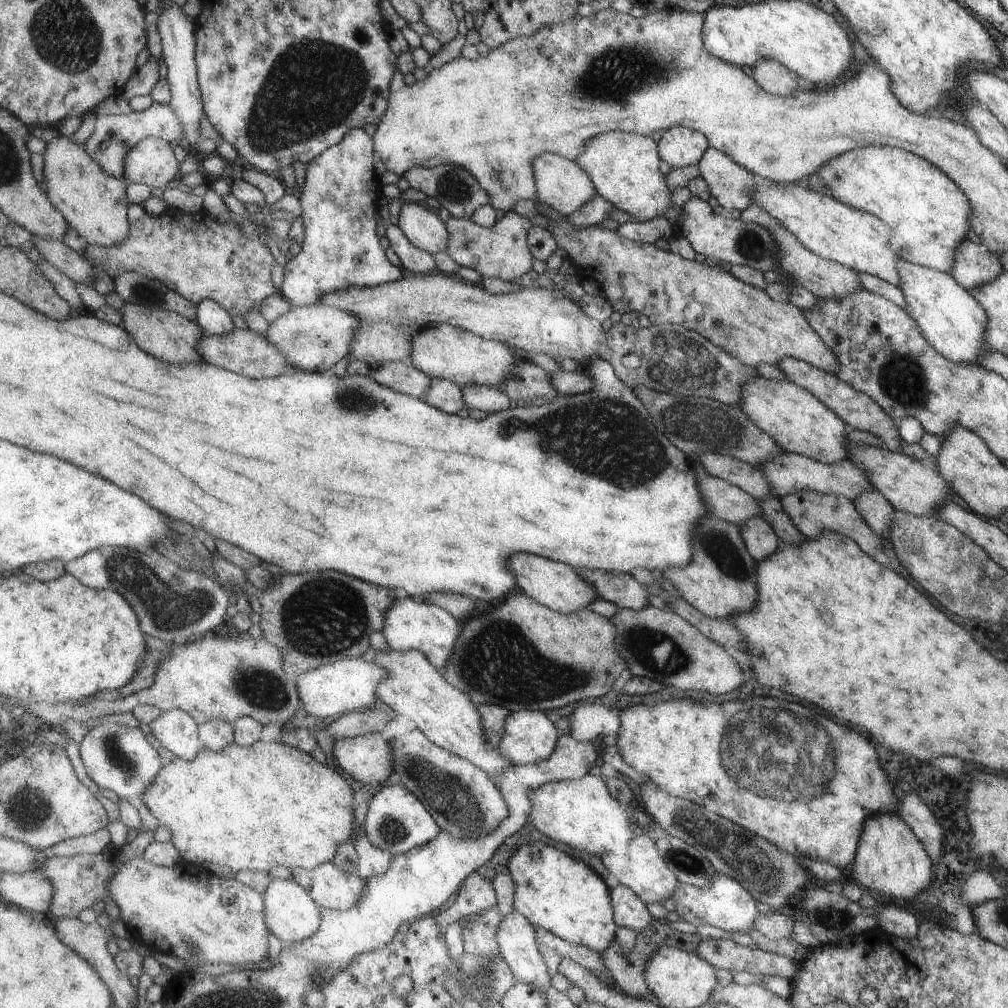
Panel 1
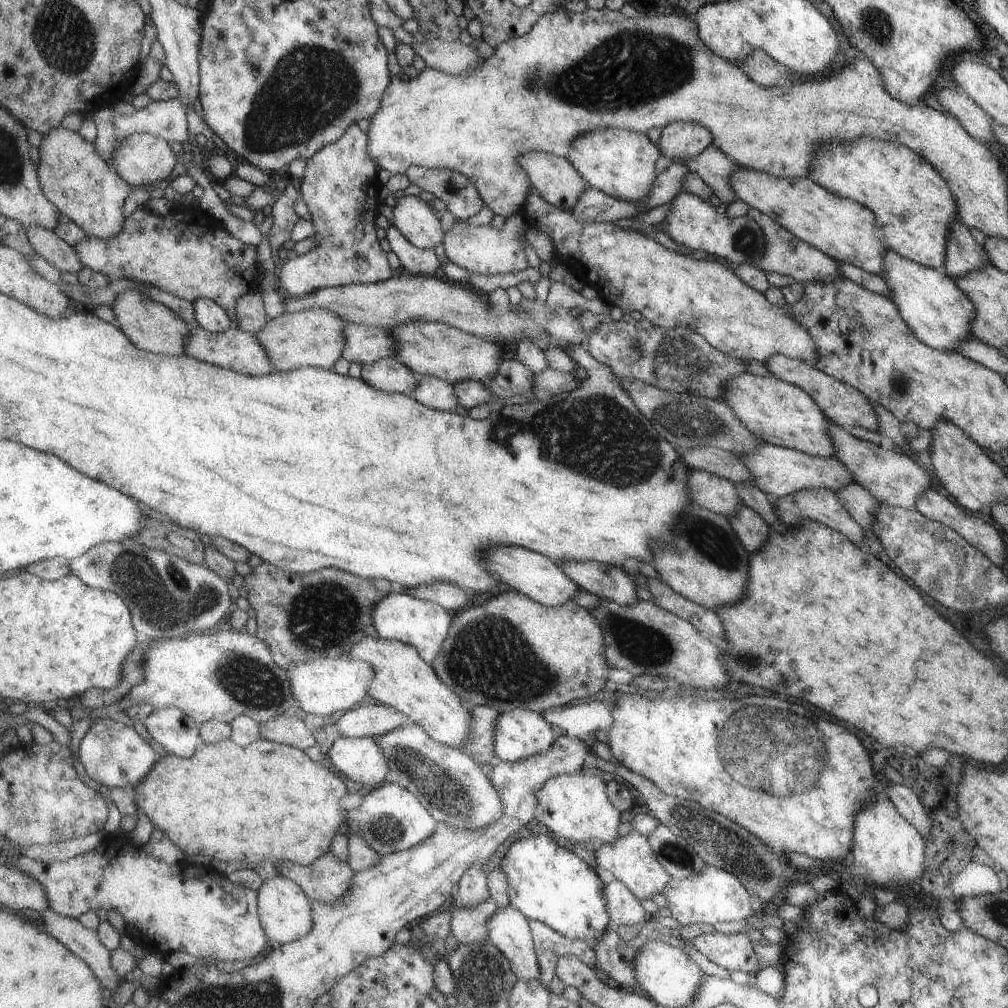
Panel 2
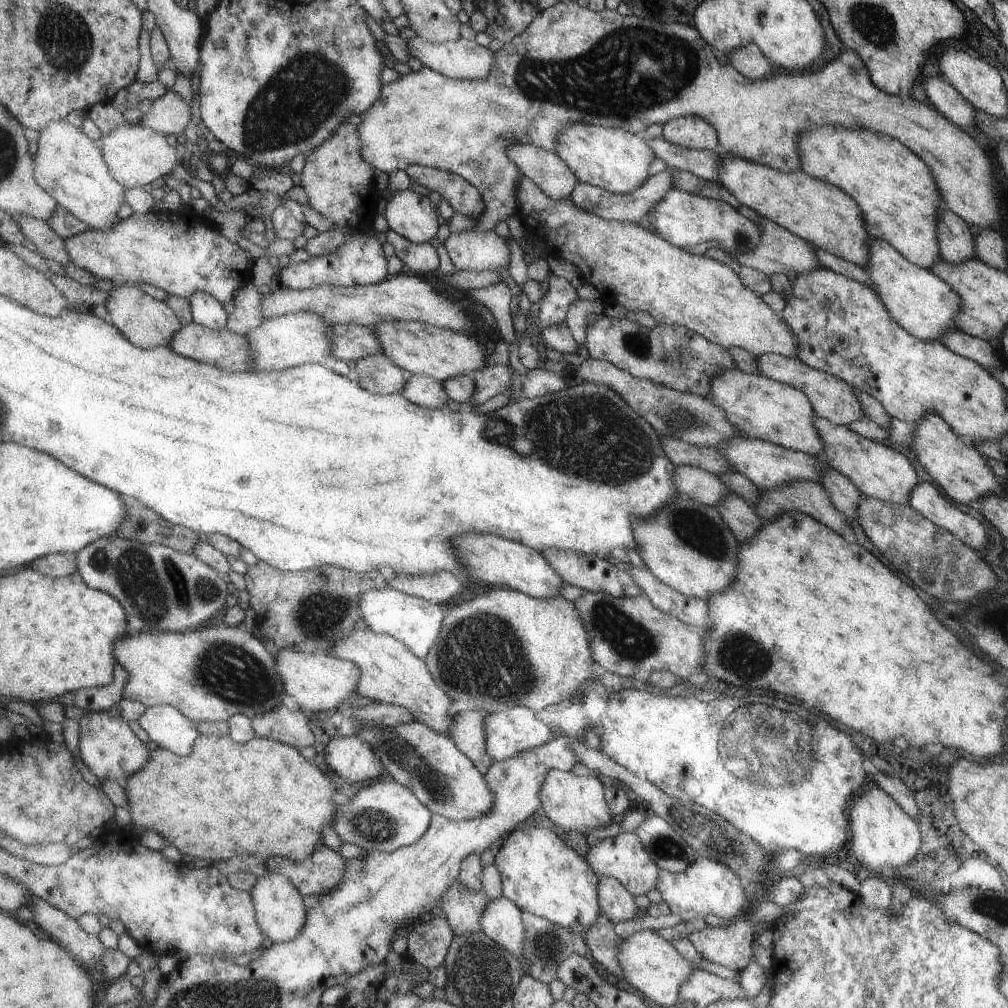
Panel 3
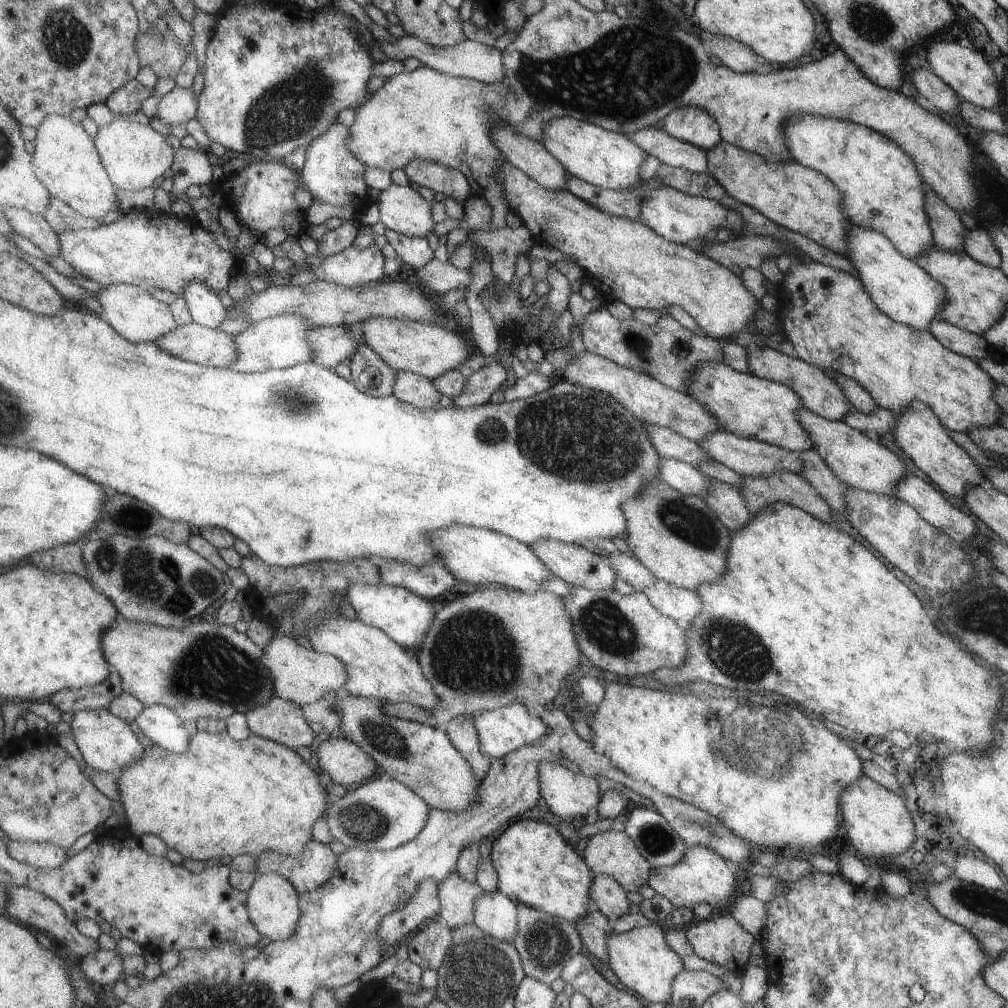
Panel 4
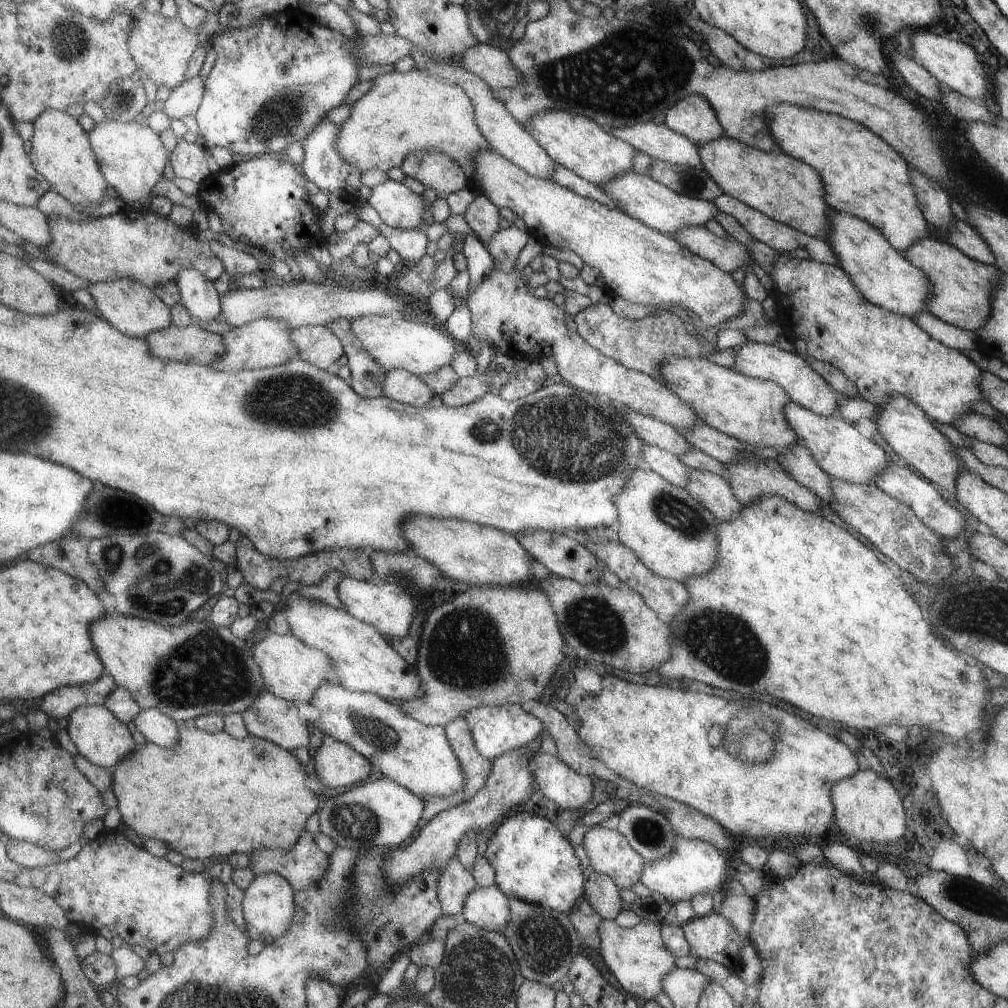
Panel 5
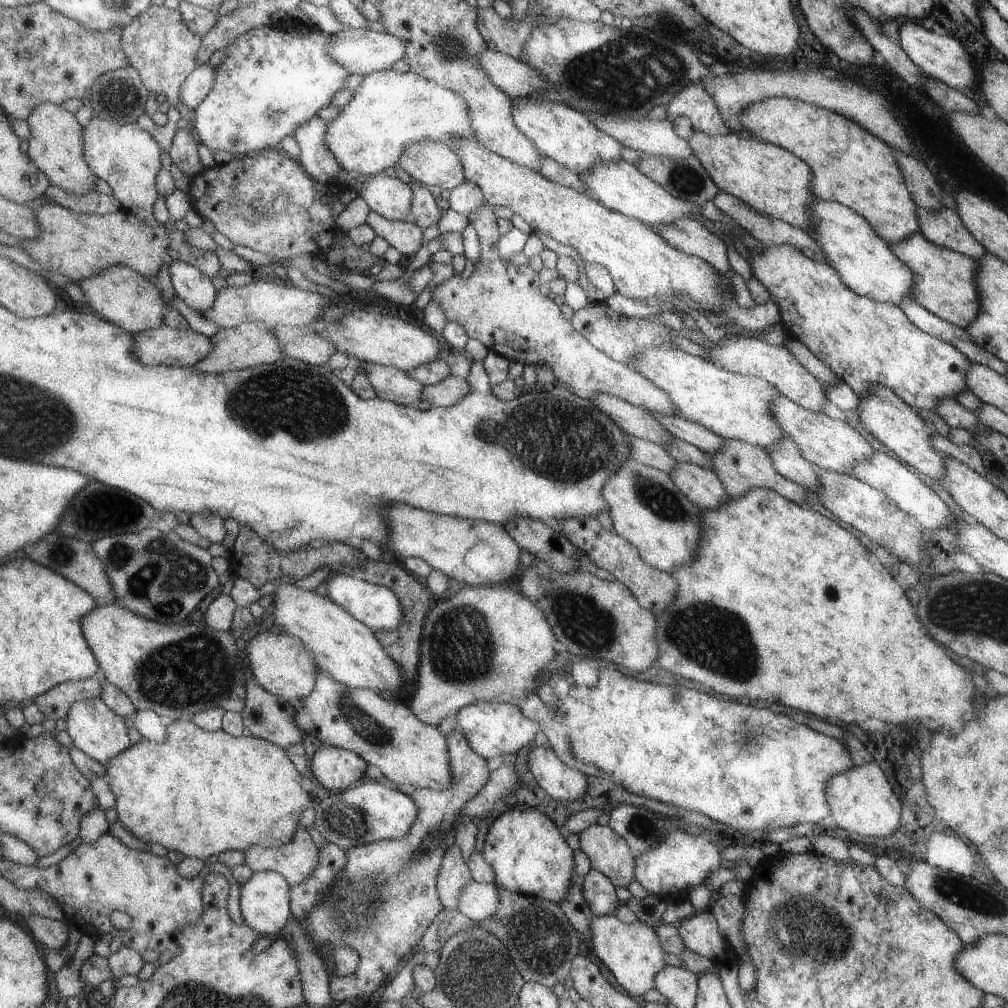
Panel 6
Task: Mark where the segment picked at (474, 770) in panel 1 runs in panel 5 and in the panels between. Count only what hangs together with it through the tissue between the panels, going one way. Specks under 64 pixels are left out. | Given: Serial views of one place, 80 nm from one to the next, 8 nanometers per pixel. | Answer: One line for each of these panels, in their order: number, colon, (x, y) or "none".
2: (456, 789)
3: (430, 763)
4: (424, 758)
5: (420, 757)

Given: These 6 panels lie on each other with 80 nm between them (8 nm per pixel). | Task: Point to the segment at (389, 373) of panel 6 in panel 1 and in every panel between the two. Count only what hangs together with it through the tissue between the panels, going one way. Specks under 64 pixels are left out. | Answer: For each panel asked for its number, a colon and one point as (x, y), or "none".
1: (445, 395)
2: (434, 392)
3: (424, 390)
4: (412, 388)
5: (400, 385)

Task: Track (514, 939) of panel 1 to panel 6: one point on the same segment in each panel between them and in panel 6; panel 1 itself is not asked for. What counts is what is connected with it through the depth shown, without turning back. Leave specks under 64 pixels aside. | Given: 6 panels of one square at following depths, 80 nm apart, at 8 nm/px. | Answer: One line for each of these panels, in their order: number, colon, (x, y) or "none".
2: (510, 929)
3: (502, 920)
4: (498, 915)
5: (489, 908)
6: (479, 901)

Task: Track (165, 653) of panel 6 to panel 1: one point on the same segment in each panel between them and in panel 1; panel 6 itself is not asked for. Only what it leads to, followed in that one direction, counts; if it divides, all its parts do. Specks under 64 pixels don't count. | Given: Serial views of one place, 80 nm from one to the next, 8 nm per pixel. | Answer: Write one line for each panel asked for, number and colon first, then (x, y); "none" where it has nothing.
1: (212, 678)
2: (220, 675)
3: (210, 674)
4: (205, 670)
5: (200, 668)

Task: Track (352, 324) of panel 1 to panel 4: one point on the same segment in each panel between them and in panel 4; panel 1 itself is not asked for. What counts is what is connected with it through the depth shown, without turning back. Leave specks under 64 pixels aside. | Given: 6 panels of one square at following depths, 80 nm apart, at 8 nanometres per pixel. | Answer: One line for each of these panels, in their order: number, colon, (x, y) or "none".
2: (314, 337)
3: (279, 343)
4: (280, 342)

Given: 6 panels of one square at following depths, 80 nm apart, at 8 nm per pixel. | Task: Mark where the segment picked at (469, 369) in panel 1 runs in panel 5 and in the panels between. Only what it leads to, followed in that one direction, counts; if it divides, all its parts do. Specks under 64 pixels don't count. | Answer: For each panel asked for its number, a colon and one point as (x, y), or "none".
2: (438, 349)
3: (420, 348)
4: (427, 349)
5: (396, 342)

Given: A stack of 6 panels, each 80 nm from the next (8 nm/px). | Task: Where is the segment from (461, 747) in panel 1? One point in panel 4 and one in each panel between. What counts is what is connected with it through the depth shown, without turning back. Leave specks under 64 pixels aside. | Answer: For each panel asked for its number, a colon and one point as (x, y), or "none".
2: (403, 678)
3: (390, 672)
4: (381, 668)

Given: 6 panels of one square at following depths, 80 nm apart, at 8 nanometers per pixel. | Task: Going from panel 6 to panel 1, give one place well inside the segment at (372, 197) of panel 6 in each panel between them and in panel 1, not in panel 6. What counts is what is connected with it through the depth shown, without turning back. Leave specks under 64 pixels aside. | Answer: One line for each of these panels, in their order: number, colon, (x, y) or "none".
1: (421, 224)
2: (417, 219)
3: (412, 215)
4: (402, 208)
5: (397, 205)

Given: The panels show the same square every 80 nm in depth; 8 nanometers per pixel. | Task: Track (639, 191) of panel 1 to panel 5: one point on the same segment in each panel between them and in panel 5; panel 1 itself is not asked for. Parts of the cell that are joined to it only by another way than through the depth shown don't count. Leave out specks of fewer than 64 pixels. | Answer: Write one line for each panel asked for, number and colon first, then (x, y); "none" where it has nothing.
2: (618, 162)
3: (615, 160)
4: (605, 159)
5: (576, 143)

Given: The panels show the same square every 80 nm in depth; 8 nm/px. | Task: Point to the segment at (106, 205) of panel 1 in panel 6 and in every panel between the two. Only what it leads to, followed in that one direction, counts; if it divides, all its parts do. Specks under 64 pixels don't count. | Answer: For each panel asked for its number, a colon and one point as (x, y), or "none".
2: (84, 186)
3: (69, 164)
4: (66, 157)
5: (62, 151)
6: (57, 145)

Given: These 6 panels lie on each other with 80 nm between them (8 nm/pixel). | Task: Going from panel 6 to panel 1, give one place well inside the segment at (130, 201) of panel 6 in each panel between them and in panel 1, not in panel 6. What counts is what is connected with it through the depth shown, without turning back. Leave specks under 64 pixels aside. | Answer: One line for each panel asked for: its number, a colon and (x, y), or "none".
1: (151, 161)
2: (143, 158)
3: (136, 155)
4: (135, 155)
5: (133, 158)

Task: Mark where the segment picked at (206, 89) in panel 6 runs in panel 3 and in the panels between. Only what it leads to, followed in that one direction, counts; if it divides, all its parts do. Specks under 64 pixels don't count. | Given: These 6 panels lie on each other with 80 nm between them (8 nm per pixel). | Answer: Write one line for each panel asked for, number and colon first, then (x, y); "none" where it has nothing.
3: (170, 114)
4: (180, 105)
5: (185, 100)

